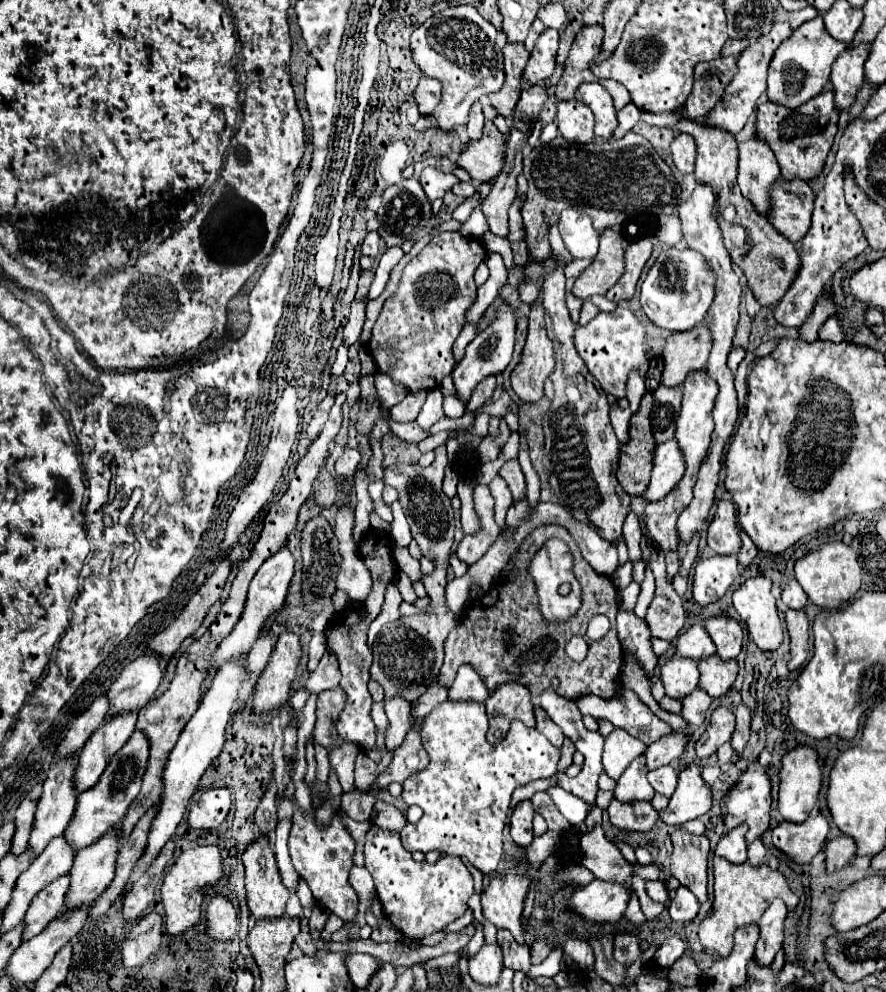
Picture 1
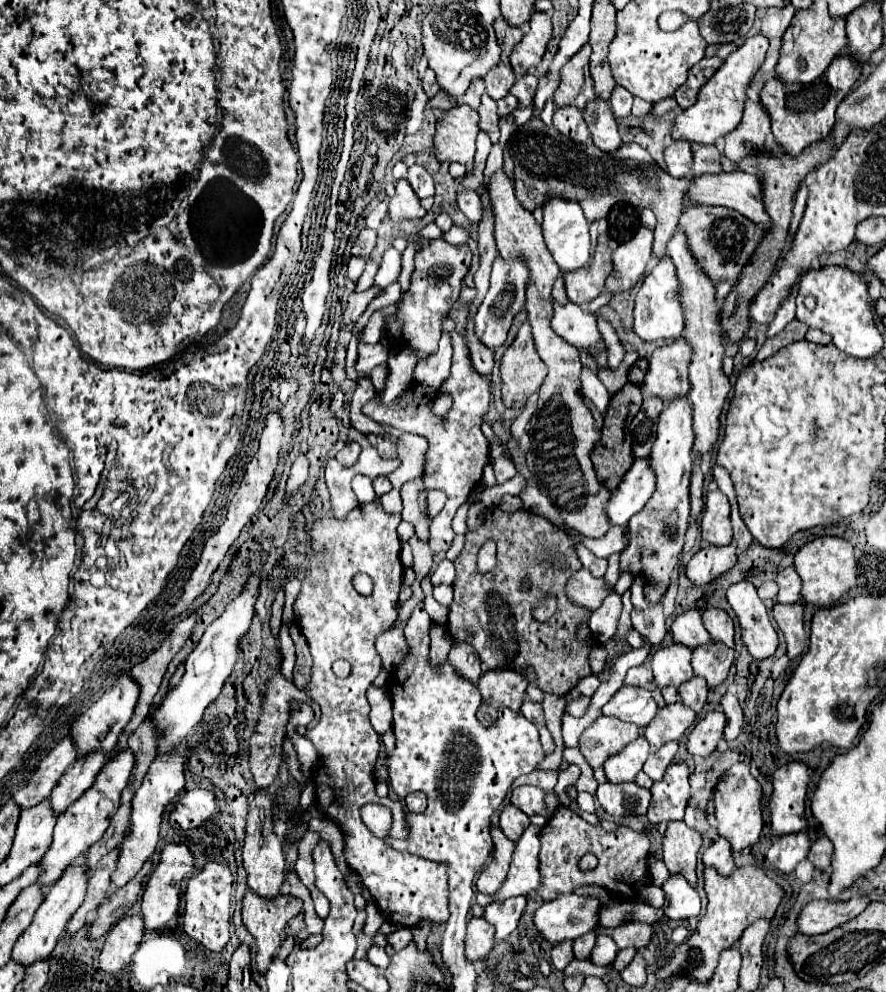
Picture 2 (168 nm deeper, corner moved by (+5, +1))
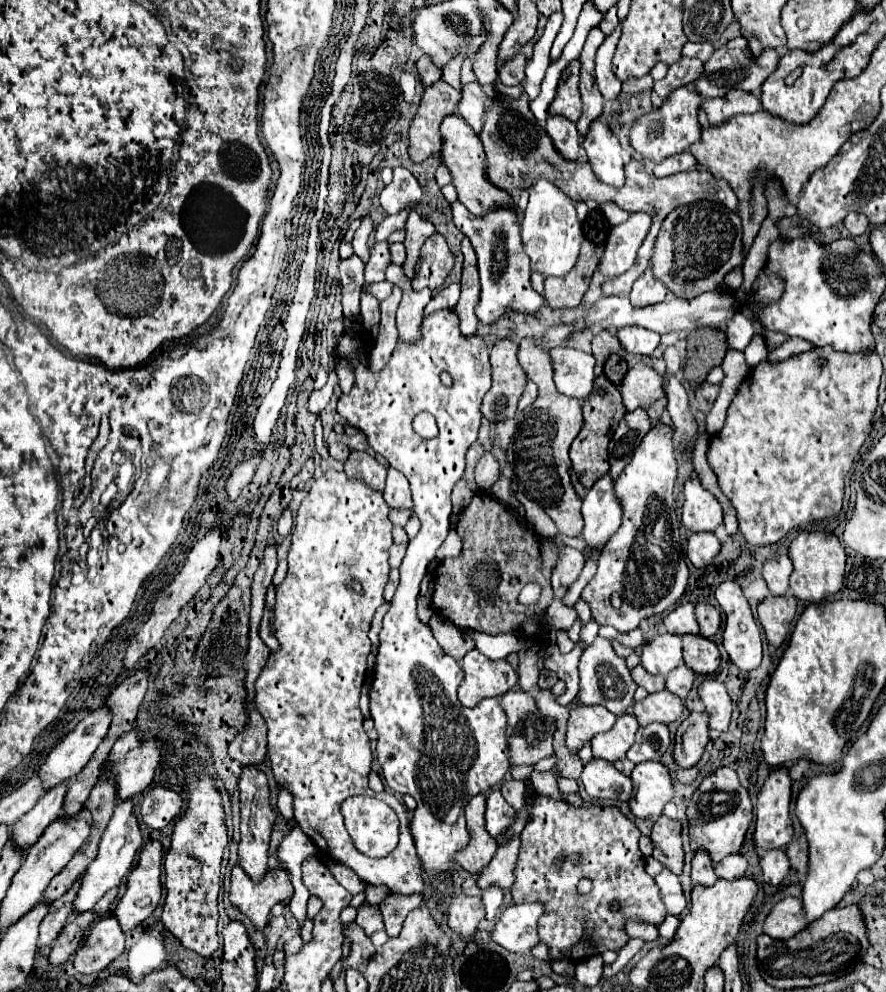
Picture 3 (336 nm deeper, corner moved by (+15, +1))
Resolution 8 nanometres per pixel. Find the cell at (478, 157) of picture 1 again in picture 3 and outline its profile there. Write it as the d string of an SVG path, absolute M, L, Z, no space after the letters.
M443 79L425 87L421 97L421 105L409 127L409 157L415 163L425 161L431 155L439 155L441 151L441 119L453 111L457 111L457 103L461 93L453 89Z

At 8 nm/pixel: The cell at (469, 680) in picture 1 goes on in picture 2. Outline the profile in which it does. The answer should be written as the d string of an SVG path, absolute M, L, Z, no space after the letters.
M467 643L453 645L453 649L449 651L449 661L459 671L459 675L463 675L465 679L471 679L471 683L479 681L483 669L481 669L479 657L471 649L471 645L467 645Z

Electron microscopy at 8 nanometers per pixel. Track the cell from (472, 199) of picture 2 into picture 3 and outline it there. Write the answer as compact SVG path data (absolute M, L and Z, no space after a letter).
M459 201L451 205L453 209L453 221L457 225L457 229L469 237L475 253L477 253L477 261L479 261L479 275L481 275L481 301L477 305L477 317L483 325L491 325L495 323L503 313L517 309L517 311L525 311L525 313L535 313L539 307L543 307L545 299L533 291L531 283L529 283L529 275L531 275L531 265L529 265L529 257L523 251L523 243L521 243L521 215L517 211L517 207L495 207L493 211L485 213L483 217L477 217L473 213L469 213L469 209L465 205L461 205Z

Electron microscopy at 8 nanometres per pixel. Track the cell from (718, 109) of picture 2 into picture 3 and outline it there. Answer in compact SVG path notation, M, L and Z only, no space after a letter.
M679 87L665 99L659 109L653 109L641 117L637 117L629 127L629 143L635 151L643 155L643 159L651 159L653 163L663 161L665 157L687 151L689 145L701 139L701 125L697 119L697 111L701 105L701 97L691 87Z

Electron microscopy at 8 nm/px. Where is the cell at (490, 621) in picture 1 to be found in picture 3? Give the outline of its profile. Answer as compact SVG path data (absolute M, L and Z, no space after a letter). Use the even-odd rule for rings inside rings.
M477 491L473 495L469 507L461 513L461 521L457 523L457 535L463 541L461 555L453 557L453 559L443 559L439 563L439 567L437 567L435 577L433 577L435 591L433 591L431 601L433 601L435 611L441 617L453 621L455 625L471 627L475 631L485 631L485 633L515 633L515 631L521 631L521 623L523 623L525 617L537 615L537 613L541 613L543 609L549 607L549 603L553 599L551 597L549 577L551 577L551 569L557 563L557 549L553 547L553 543L549 543L547 539L539 537L531 529L525 529L519 523L513 525L513 517L507 513L507 509L499 501L495 501L489 493L485 493L485 491ZM513 575L519 579L517 585L509 583ZM527 583L539 583L541 585L541 597L531 607L519 605L519 601L517 601L521 589Z

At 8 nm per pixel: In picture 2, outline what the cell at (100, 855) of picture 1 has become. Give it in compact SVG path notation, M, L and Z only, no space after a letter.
M77 863L77 865L71 865L69 871L59 877L59 881L47 887L45 901L35 913L33 923L27 927L27 931L19 937L19 941L13 947L13 959L21 961L23 965L31 965L33 961L47 959L51 955L51 951L57 945L57 939L63 935L67 923L71 921L71 915L79 909L79 903L83 903L83 895L87 893L87 879L89 879L87 867L83 867L83 863Z

